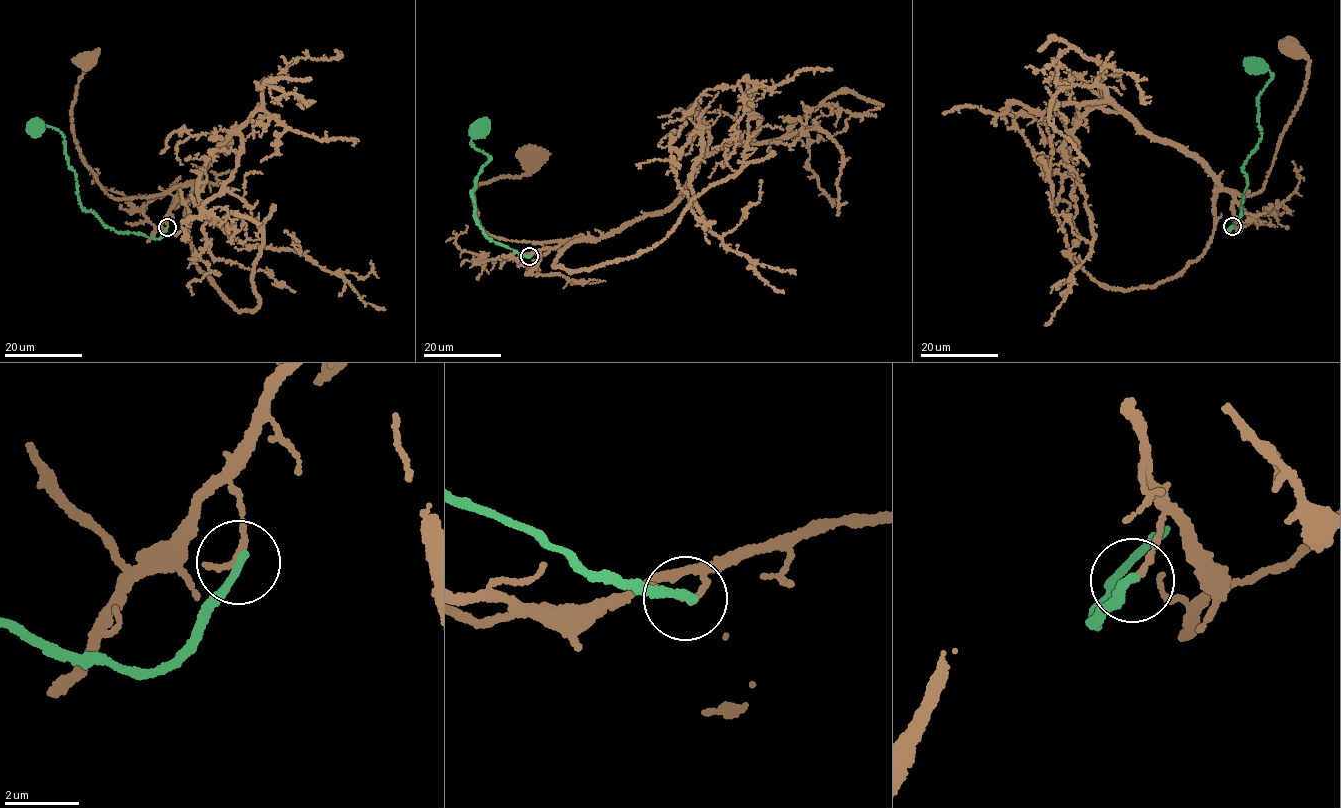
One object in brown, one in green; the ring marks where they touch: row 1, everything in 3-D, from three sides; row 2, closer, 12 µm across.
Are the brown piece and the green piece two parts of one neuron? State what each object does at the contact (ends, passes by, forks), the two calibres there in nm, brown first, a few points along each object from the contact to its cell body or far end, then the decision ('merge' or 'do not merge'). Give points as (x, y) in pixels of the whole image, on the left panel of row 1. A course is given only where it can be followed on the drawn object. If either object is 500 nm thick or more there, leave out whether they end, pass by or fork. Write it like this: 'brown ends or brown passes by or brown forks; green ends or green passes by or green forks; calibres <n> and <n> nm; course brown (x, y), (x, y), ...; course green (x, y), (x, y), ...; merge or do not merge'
brown ends; green ends; calibres 180 and 240 nm; course brown (166, 227), (178, 187), (149, 197), (115, 198), (85, 163), (72, 112), (79, 77), (94, 59), (87, 60); course green (166, 227), (157, 239), (133, 231), (120, 232), (103, 223), (80, 204), (63, 134), (45, 125), (32, 127); do not merge

